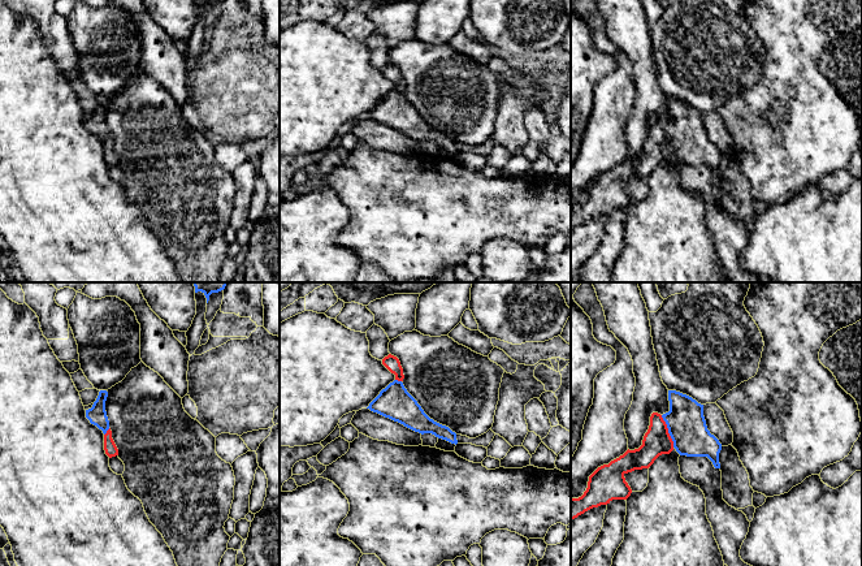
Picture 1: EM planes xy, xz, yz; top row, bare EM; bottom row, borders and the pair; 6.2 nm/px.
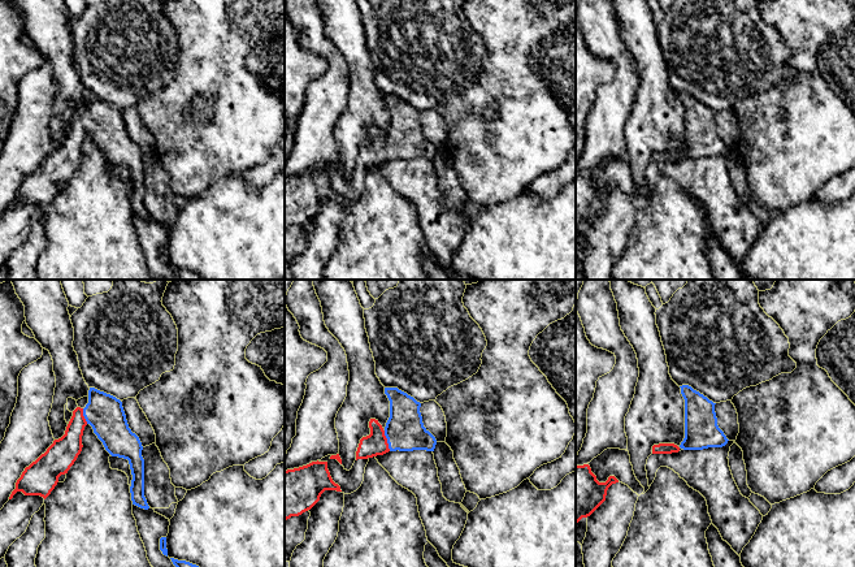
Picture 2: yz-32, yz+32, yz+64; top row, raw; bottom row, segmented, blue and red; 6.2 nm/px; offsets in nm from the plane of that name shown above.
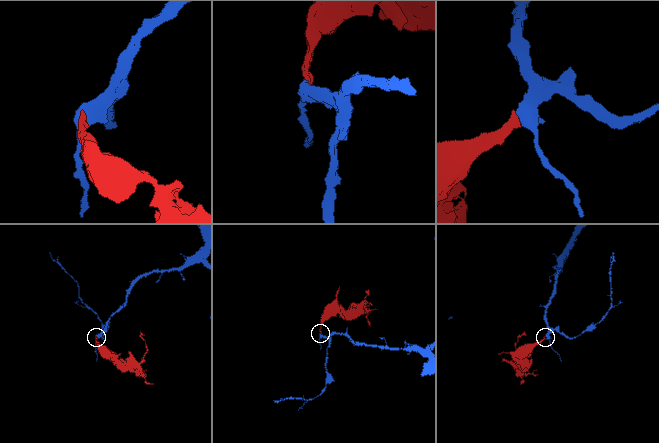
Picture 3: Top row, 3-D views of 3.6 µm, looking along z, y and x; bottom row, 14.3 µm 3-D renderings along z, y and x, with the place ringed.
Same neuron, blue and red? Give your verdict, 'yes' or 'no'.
yes

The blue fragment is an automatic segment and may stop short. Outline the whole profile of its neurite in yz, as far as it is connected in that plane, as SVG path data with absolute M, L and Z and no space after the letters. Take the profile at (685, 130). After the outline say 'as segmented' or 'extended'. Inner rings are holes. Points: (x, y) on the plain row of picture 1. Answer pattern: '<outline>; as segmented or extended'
M668 99L668 109L668 121L651 122L638 157L628 157L608 173L598 176L589 185L584 203L579 207L571 204L571 229L612 208L627 208L632 198L624 183L649 177L659 164L670 163L673 157L680 164L707 165L715 177L720 177L722 152L707 138L703 113L676 99Z; extended

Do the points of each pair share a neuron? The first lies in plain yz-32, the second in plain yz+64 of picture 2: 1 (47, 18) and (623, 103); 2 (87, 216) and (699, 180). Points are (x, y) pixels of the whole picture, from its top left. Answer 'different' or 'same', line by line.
1: different
2: different

